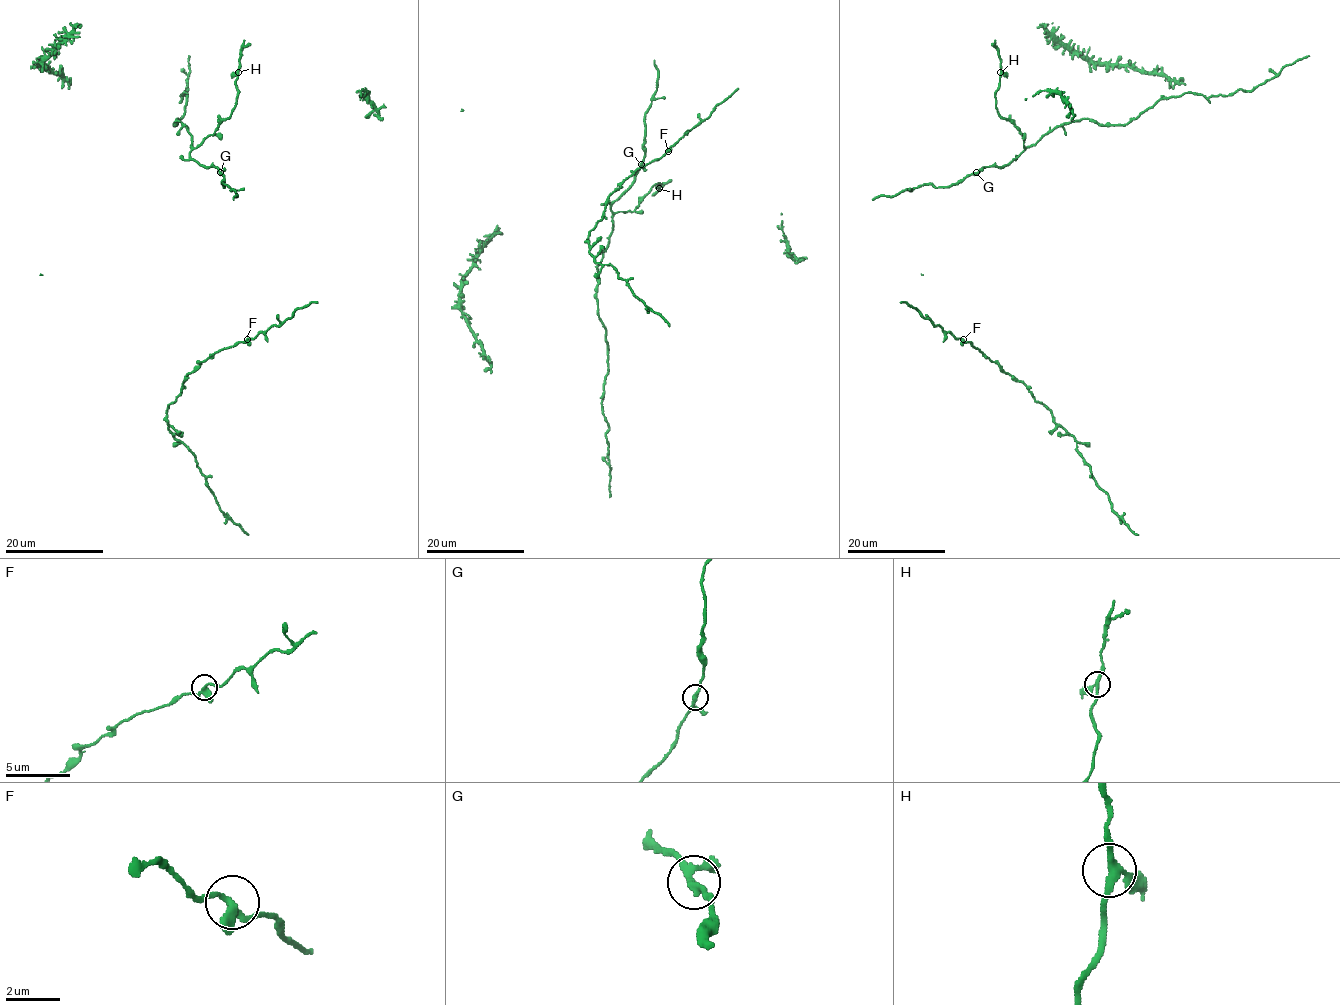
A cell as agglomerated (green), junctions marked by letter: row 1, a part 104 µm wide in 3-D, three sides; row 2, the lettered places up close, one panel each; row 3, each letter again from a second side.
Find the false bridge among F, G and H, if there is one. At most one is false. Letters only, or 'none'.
G

